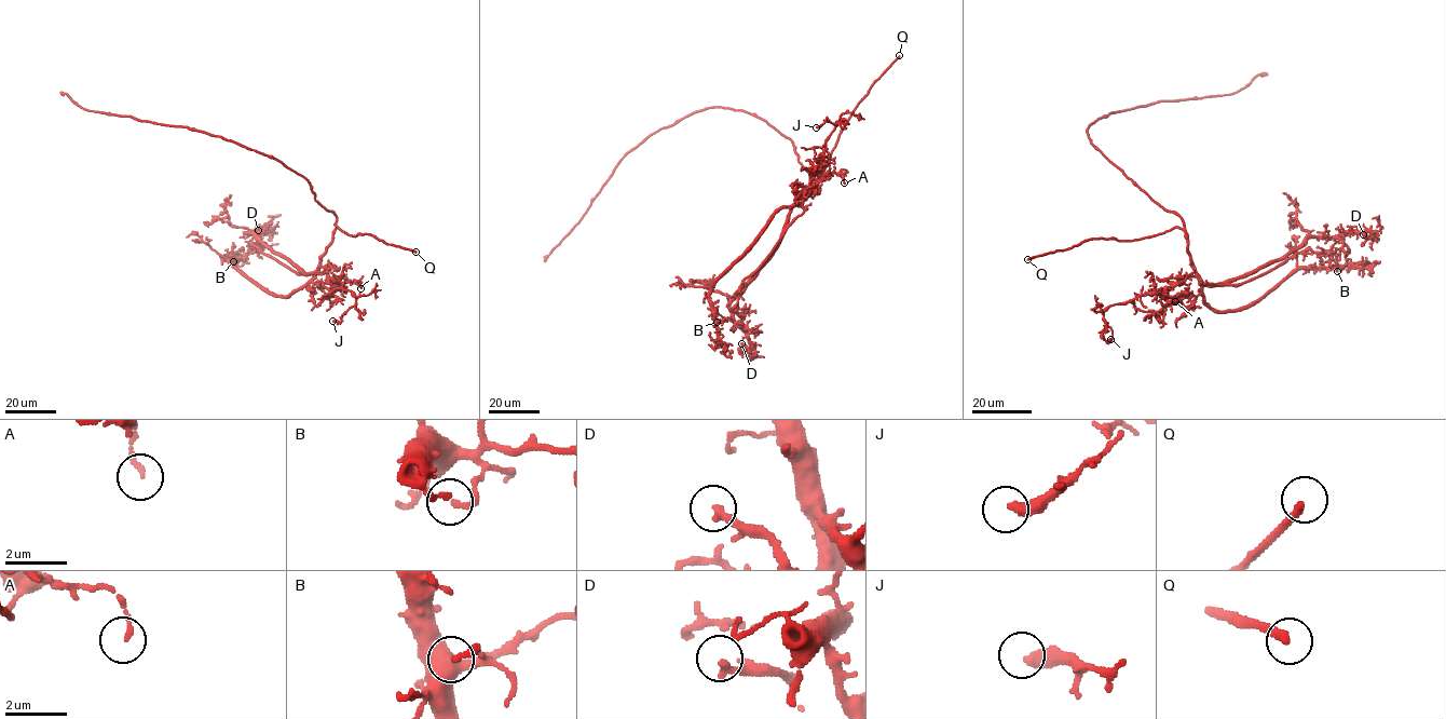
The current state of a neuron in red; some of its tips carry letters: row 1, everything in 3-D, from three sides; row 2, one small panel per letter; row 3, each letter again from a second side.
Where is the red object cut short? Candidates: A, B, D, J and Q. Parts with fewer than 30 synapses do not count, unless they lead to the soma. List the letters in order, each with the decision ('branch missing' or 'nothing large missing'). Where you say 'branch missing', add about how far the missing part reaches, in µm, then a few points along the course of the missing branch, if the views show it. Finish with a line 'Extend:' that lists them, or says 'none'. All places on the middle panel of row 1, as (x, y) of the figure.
A: nothing large missing
B: nothing large missing
D: nothing large missing
J: nothing large missing
Q: branch missing; missing 25 µm; course (899, 55), (908, 38), (899, 24), (888, 18)
Extend: Q

